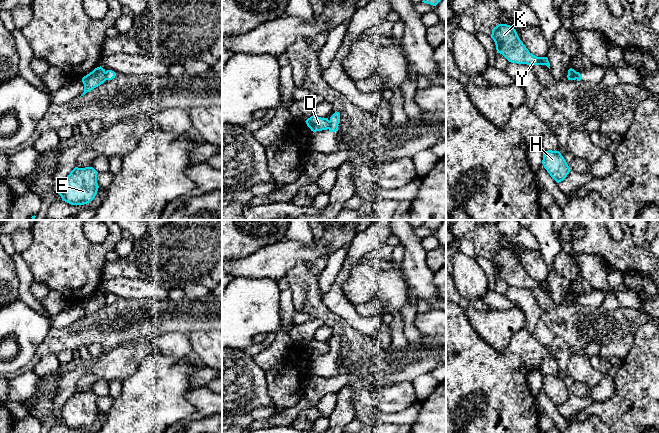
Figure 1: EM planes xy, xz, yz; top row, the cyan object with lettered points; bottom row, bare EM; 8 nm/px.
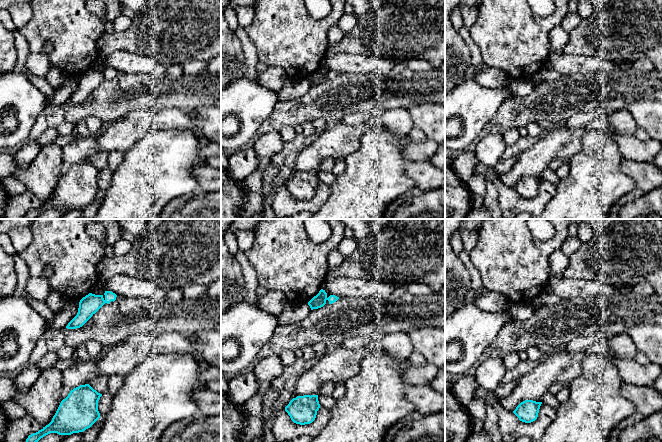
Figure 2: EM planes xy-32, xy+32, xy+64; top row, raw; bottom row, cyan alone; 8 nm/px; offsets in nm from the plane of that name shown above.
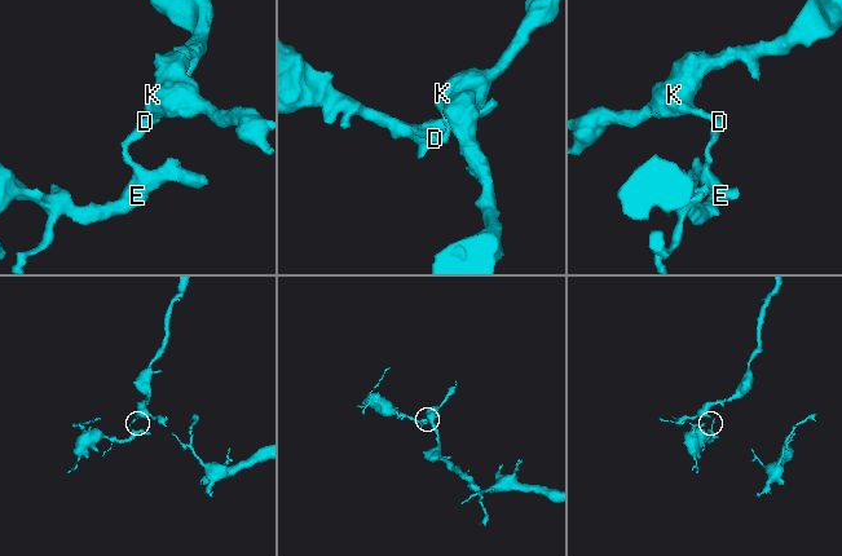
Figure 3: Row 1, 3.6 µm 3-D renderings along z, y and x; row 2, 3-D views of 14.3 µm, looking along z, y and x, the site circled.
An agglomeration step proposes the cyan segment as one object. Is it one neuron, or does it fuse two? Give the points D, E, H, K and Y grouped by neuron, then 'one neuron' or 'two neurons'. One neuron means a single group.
D E H / K Y; two neurons

